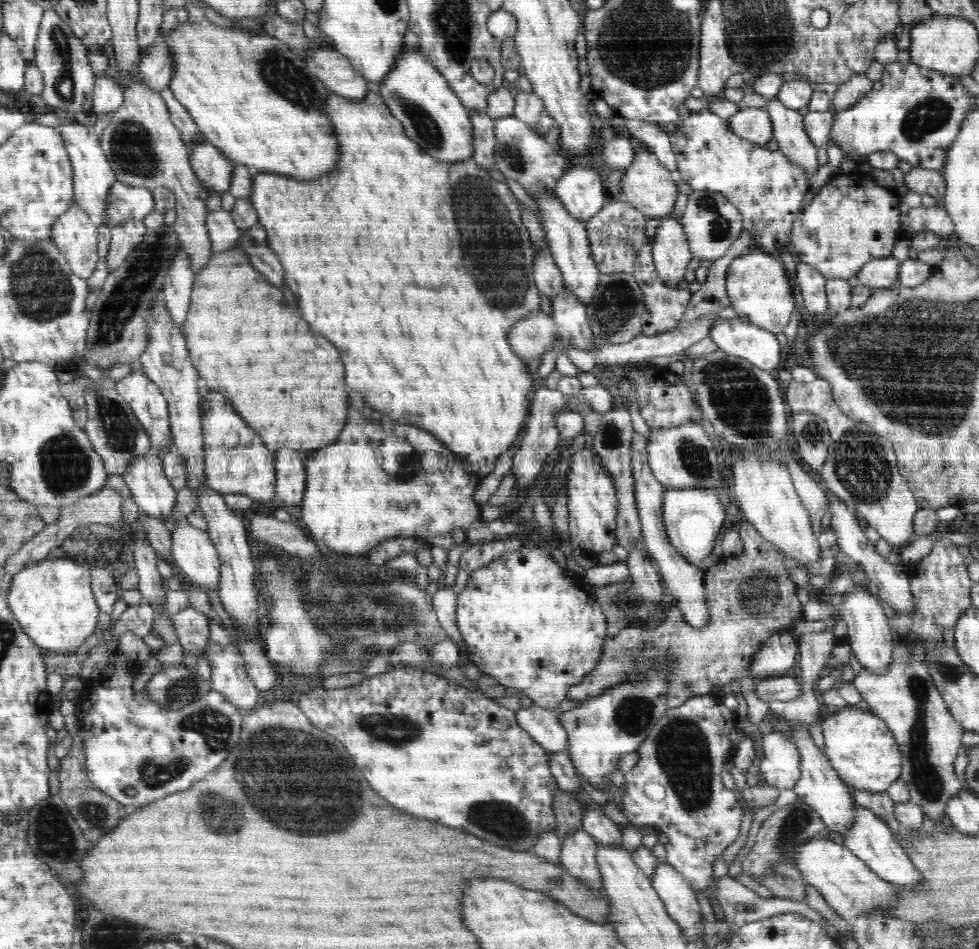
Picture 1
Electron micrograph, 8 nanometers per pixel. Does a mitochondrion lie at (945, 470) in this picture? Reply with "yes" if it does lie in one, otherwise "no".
no

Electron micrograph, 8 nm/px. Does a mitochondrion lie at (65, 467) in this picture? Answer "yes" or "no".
yes

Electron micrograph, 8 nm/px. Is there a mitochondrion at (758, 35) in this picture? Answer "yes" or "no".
yes

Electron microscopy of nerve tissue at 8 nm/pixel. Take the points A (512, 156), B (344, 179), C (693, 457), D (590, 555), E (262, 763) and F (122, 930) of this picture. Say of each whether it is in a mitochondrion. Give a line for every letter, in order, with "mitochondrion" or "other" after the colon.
A: mitochondrion
B: other
C: mitochondrion
D: other
E: mitochondrion
F: mitochondrion

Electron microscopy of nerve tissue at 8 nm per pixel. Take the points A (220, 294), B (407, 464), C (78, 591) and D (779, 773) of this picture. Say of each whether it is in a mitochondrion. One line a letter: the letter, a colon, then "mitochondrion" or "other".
A: other
B: mitochondrion
C: other
D: other

